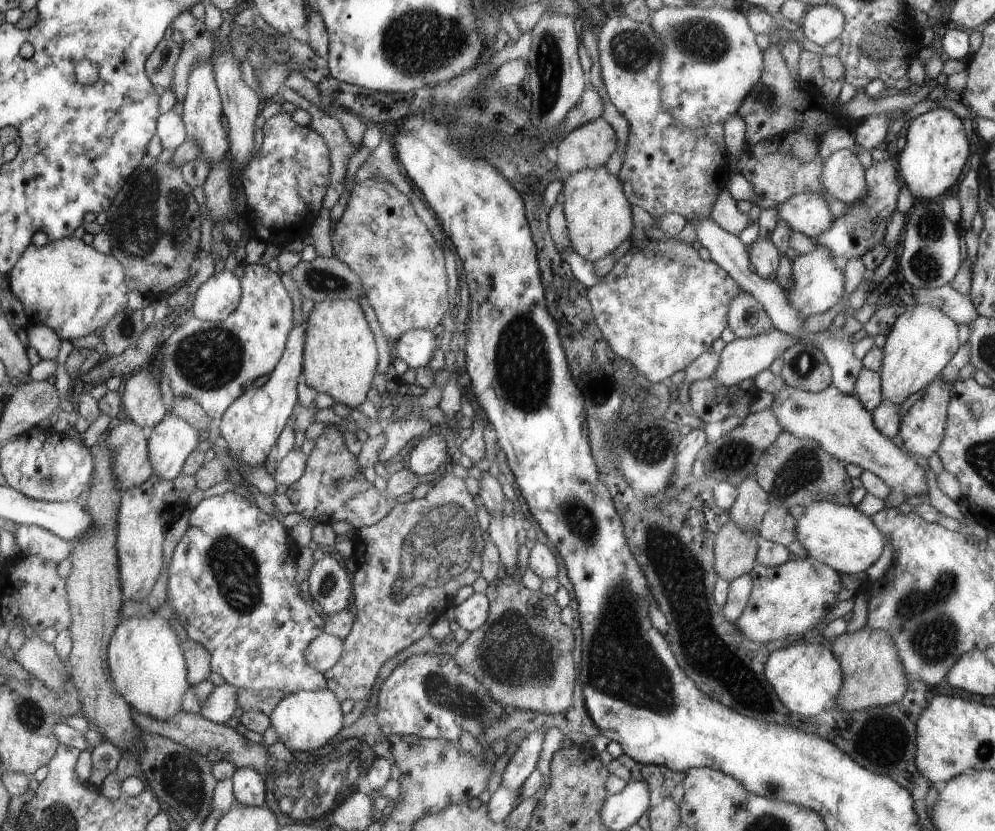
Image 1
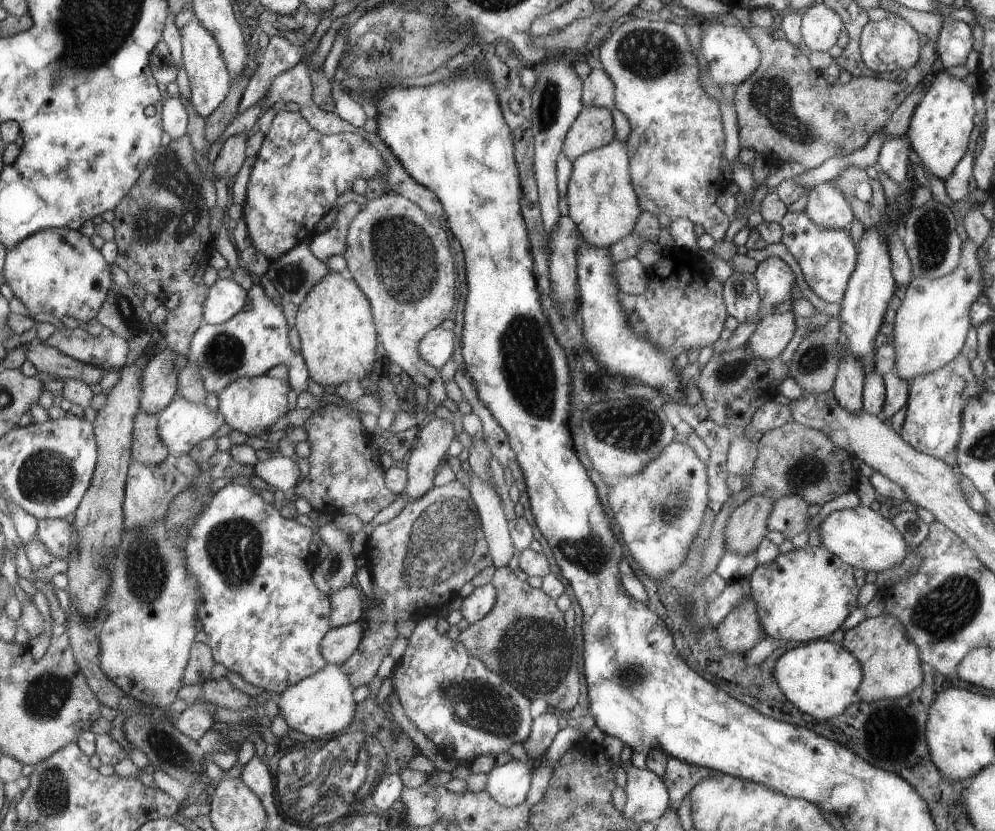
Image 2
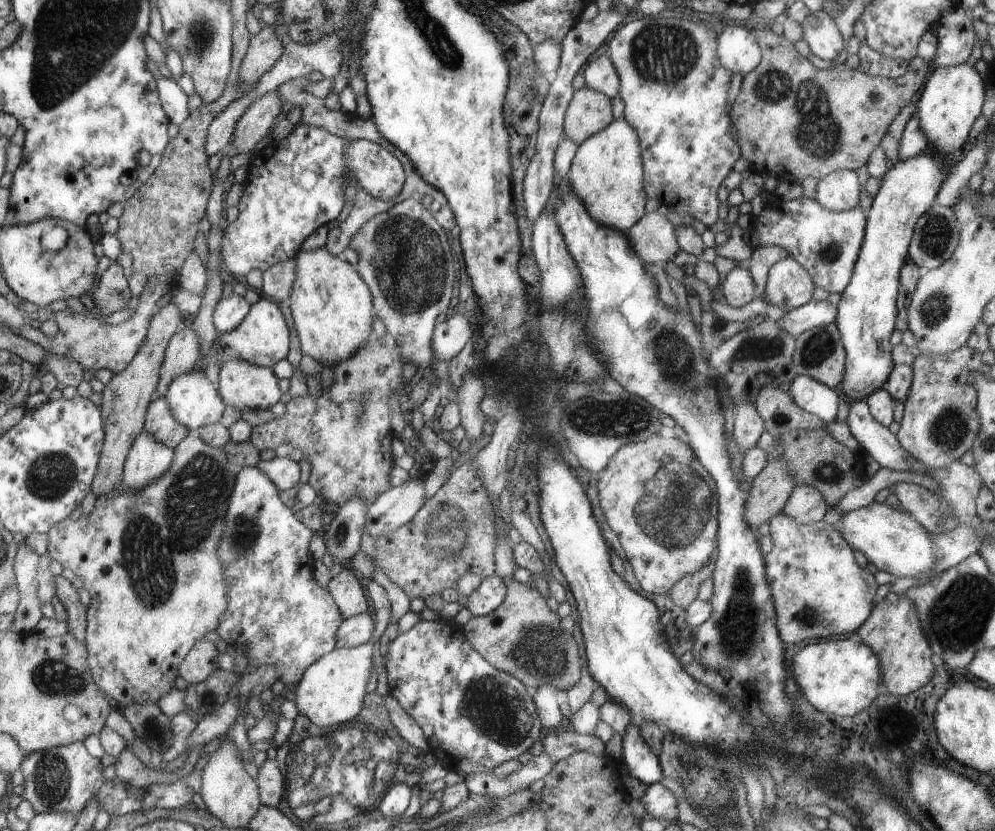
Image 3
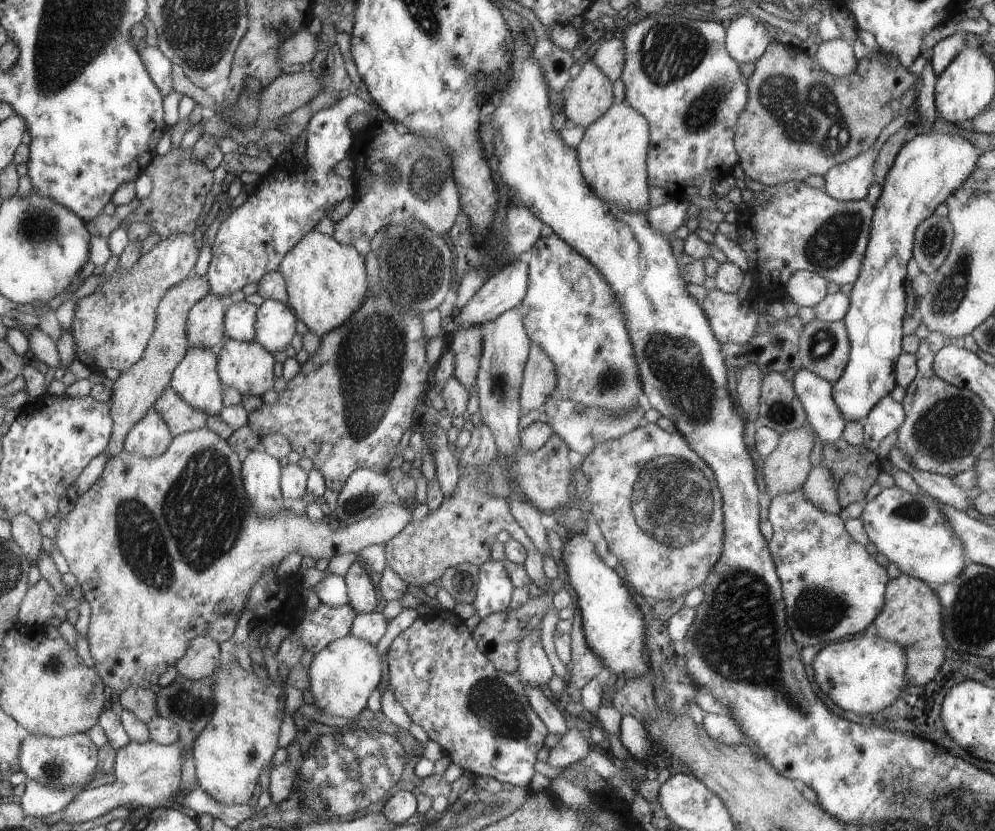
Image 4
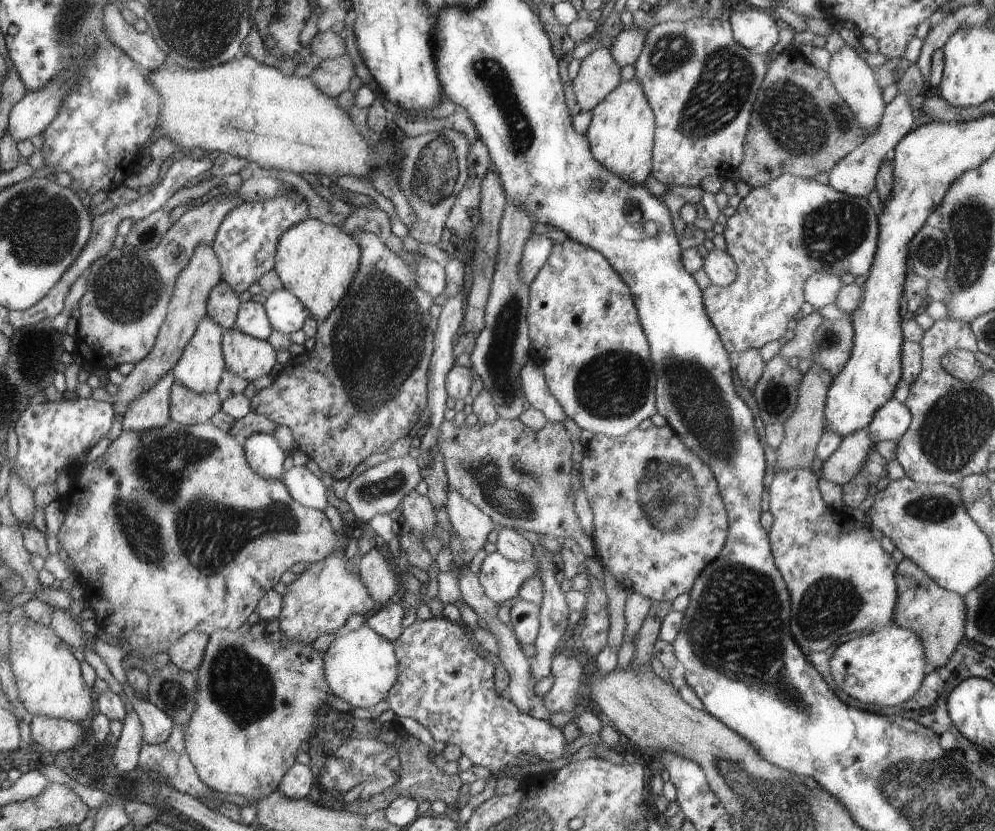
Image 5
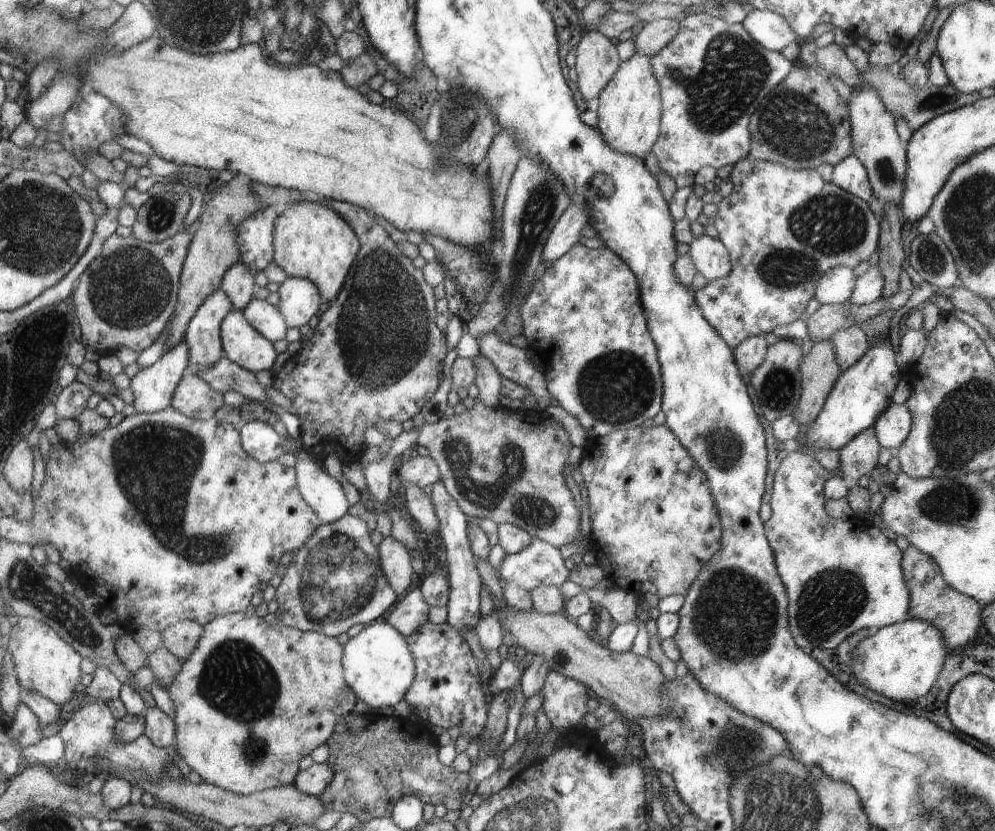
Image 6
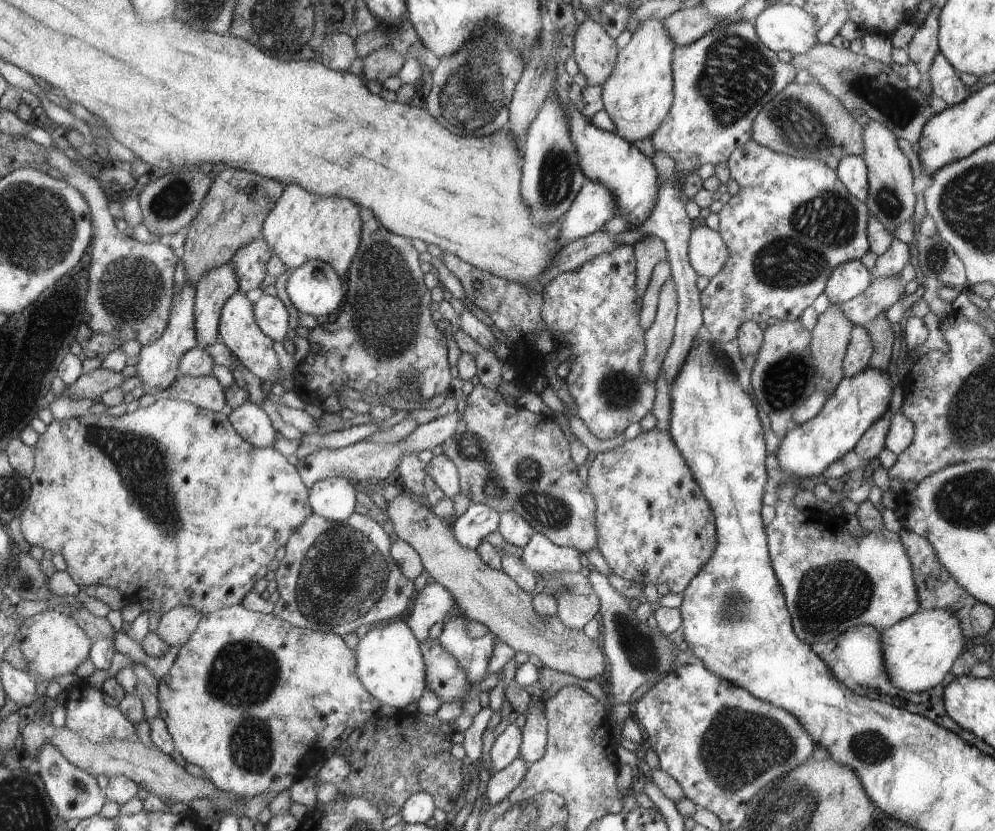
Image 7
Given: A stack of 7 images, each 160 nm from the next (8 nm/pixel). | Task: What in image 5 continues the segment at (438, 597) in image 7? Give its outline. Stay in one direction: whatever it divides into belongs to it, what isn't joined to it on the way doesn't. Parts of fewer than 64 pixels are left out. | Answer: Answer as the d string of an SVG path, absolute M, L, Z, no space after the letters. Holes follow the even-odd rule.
M393 601L392 604L381 606L373 615L365 619L364 624L384 638L395 641L404 630L402 629L404 613L400 602Z

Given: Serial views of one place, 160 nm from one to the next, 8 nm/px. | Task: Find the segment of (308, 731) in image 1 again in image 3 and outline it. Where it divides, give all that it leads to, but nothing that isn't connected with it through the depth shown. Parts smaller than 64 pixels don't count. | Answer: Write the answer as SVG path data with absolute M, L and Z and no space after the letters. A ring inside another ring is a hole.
M372 580L368 583L368 591L375 604L377 616L370 640L354 648L335 648L332 653L325 654L306 669L301 681L294 688L296 690L294 702L298 708L298 714L304 715L317 727L330 728L334 726L334 722L348 723L348 720L352 720L364 706L362 700L367 695L366 684L368 684L368 676L372 668L372 648L384 633L391 616L391 602L385 588Z

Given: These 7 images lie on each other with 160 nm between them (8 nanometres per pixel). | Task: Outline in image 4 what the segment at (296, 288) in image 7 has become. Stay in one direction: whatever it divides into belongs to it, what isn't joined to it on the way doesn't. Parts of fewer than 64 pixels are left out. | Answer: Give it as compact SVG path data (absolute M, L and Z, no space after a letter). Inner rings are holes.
M266 299L258 307L258 320L254 341L274 356L284 353L296 334L296 315L288 304Z

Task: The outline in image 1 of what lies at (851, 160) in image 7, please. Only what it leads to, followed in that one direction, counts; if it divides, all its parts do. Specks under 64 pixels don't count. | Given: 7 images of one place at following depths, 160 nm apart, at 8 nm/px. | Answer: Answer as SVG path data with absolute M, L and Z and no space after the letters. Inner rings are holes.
M816 192L794 195L775 209L776 216L786 222L791 231L801 232L810 239L828 230L835 218L828 200Z

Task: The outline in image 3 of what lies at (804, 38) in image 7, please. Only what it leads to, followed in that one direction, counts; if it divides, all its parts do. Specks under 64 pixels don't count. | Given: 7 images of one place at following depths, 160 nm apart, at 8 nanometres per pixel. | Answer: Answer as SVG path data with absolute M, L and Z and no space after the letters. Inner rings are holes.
M730 23L717 37L717 55L722 66L733 75L744 76L754 70L761 59L761 48L750 25Z

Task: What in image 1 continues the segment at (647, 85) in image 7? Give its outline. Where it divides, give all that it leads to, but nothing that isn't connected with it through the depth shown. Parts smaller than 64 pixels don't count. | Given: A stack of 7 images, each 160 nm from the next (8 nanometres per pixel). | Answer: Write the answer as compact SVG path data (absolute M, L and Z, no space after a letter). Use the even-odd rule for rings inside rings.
M605 167L566 175L561 193L560 204L569 226L571 247L580 258L595 264L615 251L627 238L632 239L632 204L625 195L620 179L608 174Z

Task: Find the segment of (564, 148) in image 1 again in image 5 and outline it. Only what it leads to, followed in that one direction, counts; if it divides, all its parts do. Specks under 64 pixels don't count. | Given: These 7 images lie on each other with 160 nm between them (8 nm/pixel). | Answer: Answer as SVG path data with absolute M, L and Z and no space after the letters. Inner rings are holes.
M600 46L581 61L572 88L582 111L591 111L621 84L620 68L610 49Z

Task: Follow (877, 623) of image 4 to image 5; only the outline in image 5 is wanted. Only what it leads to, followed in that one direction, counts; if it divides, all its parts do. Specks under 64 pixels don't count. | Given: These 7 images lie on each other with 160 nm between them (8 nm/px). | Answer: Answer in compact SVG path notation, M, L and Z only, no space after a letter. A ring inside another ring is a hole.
M910 559L897 564L896 569L897 603L894 607L892 623L914 631L921 637L925 661L929 666L944 666L956 647L965 642L964 599L955 592L938 586L923 570L920 570Z

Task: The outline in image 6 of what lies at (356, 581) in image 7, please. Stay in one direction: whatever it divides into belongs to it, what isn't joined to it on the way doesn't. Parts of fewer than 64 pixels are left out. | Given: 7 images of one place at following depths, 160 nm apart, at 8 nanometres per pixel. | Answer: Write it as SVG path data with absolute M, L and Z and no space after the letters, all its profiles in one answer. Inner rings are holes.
M346 513L337 521L323 524L306 545L292 554L293 561L287 566L286 574L276 589L275 599L278 609L275 615L282 625L314 631L327 637L337 637L347 632L354 624L368 625L380 620L388 608L396 602L396 591L390 586L389 579L381 571L380 554L370 542L370 534L364 521Z

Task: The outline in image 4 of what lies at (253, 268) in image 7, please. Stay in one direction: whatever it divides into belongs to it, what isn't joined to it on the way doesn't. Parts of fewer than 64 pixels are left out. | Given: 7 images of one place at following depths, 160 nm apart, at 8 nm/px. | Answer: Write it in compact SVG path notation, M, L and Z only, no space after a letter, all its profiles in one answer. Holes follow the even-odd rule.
M209 292L190 309L187 341L190 347L210 349L215 354L220 350L220 342L225 336L223 327L226 306L218 295Z

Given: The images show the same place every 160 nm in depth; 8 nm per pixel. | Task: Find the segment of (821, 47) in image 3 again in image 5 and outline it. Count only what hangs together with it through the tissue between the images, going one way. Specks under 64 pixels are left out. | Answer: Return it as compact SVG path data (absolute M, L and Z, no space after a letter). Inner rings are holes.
M844 46L831 54L828 69L826 71L834 88L841 94L846 104L856 115L859 125L869 137L881 123L886 105L882 99L882 88L877 83L875 70L872 69L858 53L849 46Z

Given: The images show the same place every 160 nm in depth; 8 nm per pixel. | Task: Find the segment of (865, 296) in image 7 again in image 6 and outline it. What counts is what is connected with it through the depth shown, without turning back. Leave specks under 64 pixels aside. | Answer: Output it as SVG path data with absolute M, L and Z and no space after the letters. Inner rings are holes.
M821 305L805 320L813 344L817 341L828 341L834 331L852 325L846 318L843 305Z

